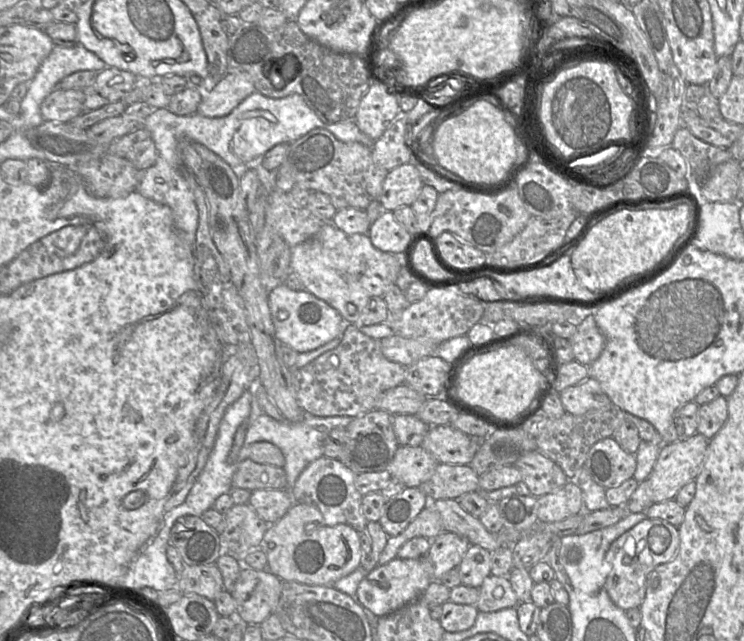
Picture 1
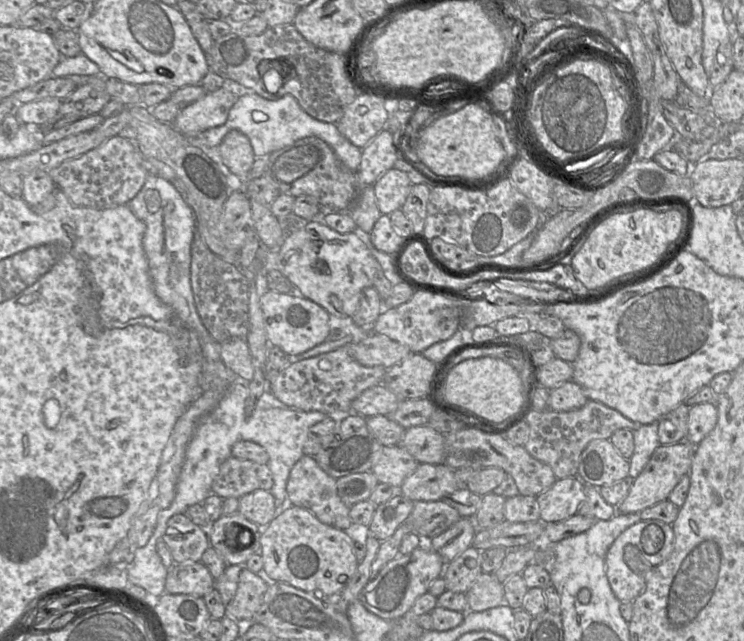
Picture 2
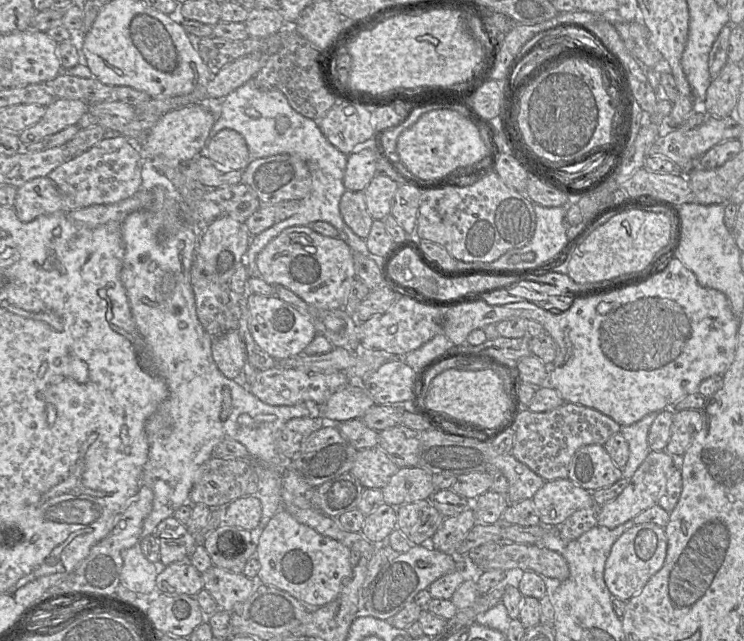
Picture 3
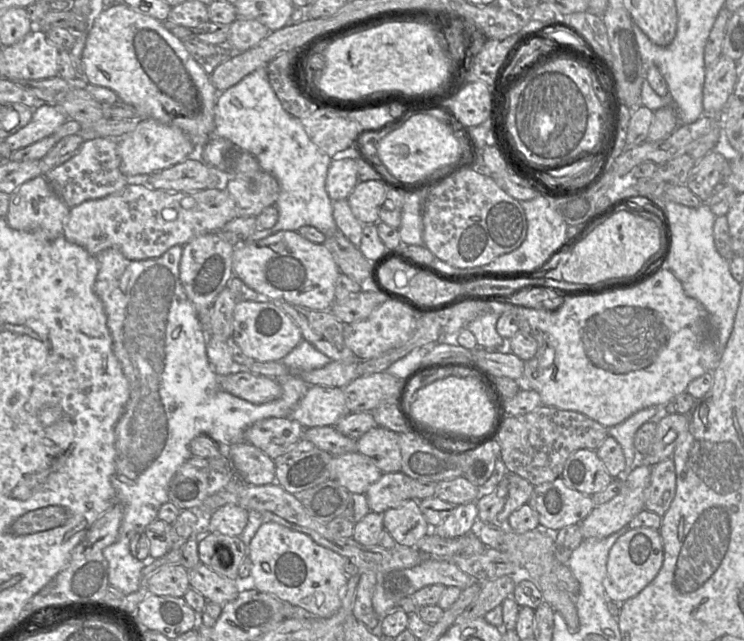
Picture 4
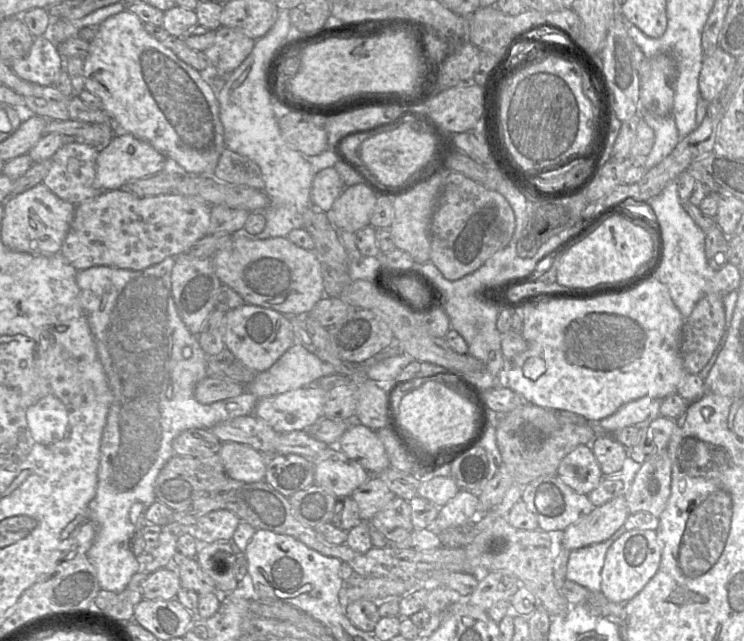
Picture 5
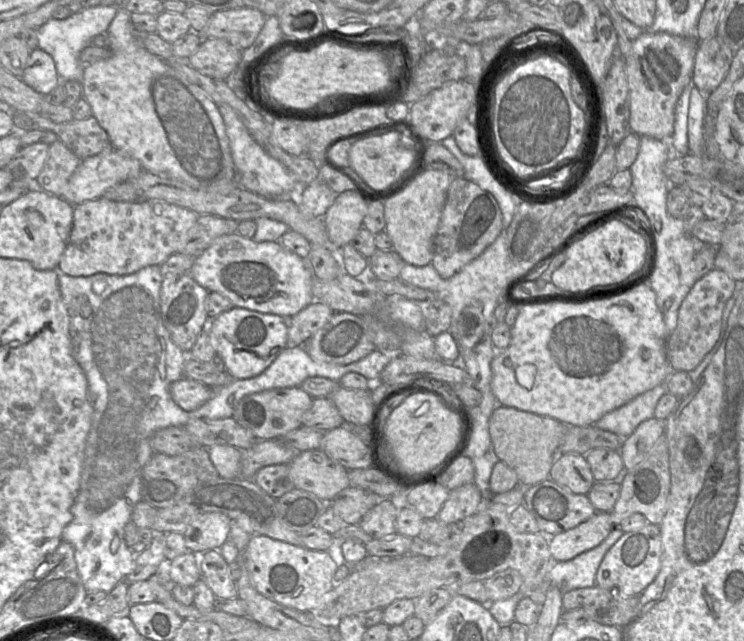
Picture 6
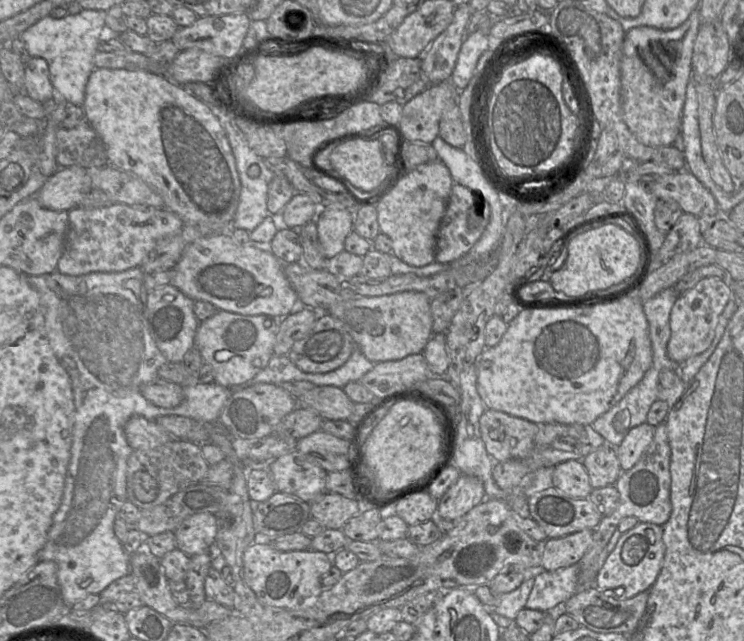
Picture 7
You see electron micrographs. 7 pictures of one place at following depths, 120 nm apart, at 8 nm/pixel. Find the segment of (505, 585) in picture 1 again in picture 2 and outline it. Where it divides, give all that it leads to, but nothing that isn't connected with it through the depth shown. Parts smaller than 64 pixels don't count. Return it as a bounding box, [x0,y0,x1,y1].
[465,573,505,612]

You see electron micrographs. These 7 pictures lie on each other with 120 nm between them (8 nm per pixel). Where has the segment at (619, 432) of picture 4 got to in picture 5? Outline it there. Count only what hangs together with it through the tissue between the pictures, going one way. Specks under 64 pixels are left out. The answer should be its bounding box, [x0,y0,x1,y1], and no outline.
[594,397,663,434]

